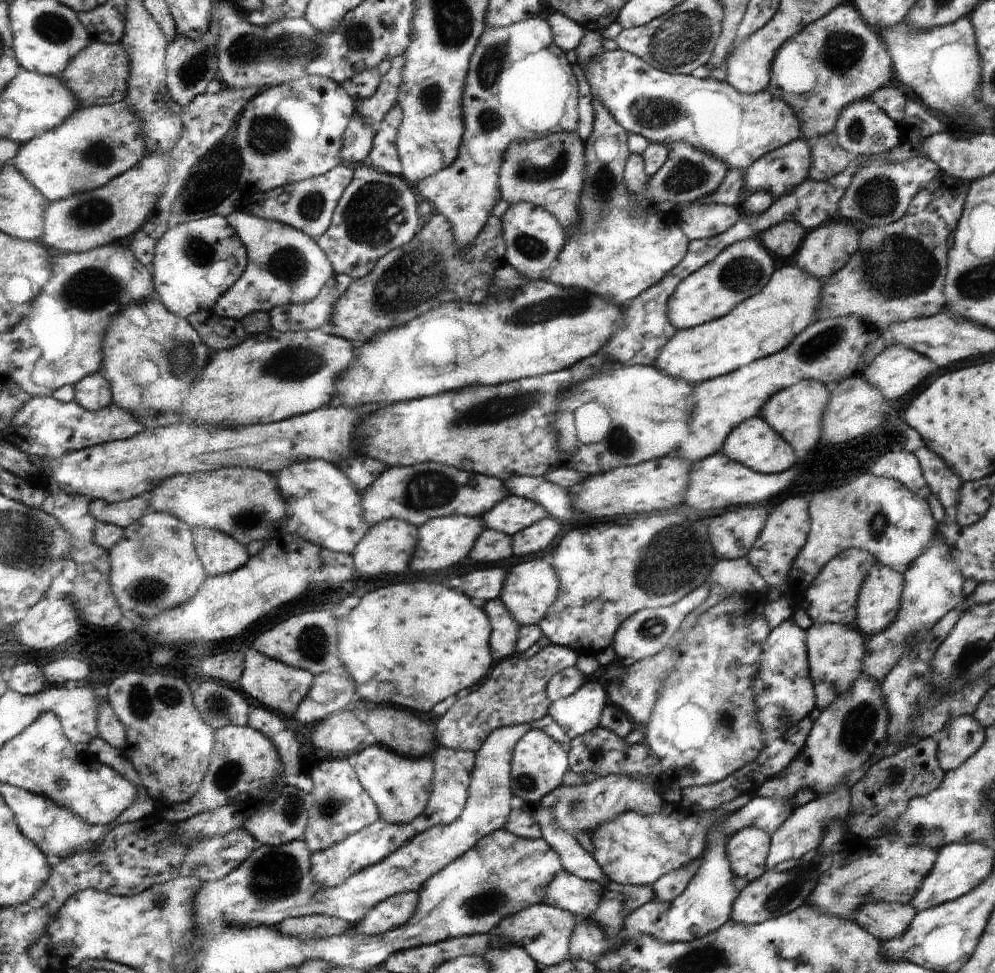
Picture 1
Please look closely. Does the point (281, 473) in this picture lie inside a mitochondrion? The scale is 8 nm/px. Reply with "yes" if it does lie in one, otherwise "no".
no

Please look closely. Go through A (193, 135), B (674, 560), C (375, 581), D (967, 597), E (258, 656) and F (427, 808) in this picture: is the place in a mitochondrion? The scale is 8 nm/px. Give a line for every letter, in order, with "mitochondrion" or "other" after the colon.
A: other
B: mitochondrion
C: other
D: other
E: other
F: other

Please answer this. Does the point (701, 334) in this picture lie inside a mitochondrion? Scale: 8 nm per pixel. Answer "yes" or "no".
no

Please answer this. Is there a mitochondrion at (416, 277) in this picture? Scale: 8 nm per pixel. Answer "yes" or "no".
yes

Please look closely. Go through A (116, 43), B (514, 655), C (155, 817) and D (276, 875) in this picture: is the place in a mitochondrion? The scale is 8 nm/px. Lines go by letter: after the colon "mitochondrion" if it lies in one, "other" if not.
A: other
B: other
C: other
D: mitochondrion

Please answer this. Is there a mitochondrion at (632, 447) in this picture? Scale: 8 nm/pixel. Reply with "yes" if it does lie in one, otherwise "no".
yes

